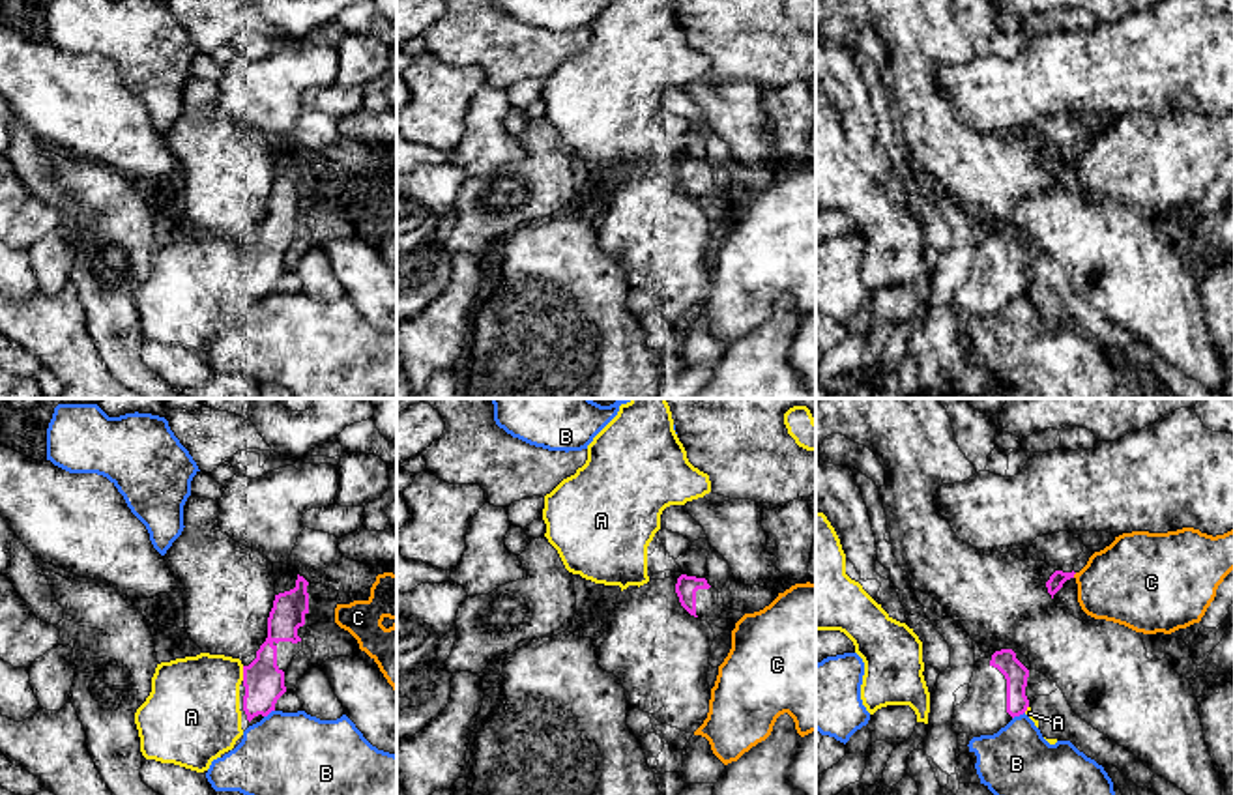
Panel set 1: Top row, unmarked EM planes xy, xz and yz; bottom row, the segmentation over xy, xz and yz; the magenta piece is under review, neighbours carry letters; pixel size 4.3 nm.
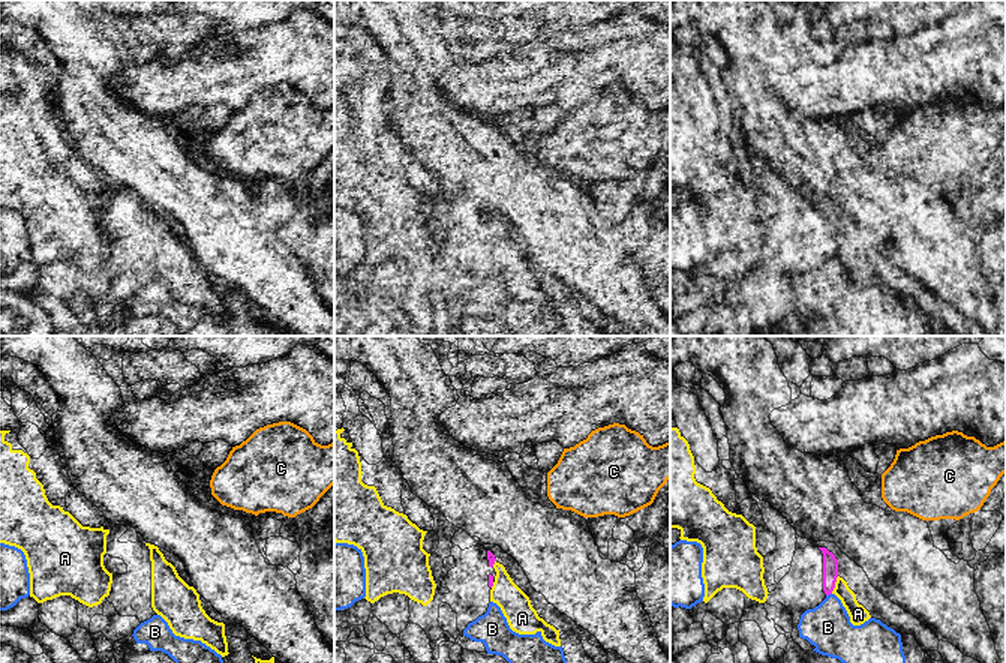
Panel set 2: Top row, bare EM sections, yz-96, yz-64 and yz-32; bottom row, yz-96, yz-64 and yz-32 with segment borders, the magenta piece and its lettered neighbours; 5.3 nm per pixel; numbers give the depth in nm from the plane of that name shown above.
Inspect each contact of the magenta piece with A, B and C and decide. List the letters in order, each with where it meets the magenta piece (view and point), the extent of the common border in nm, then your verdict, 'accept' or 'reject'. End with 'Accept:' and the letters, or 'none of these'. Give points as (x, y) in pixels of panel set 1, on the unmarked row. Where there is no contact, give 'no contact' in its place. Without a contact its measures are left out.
A: xy (244, 255) | 60 nm | accept
B: yz (1018, 296) | 70 nm | reject
C: yz (1074, 154) | 30 nm | reject
Accept: A

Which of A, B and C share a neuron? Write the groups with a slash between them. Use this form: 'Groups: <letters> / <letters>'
Groups: A / B / C

